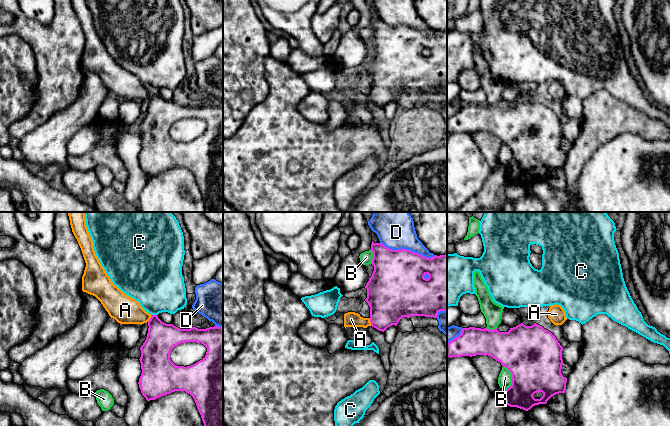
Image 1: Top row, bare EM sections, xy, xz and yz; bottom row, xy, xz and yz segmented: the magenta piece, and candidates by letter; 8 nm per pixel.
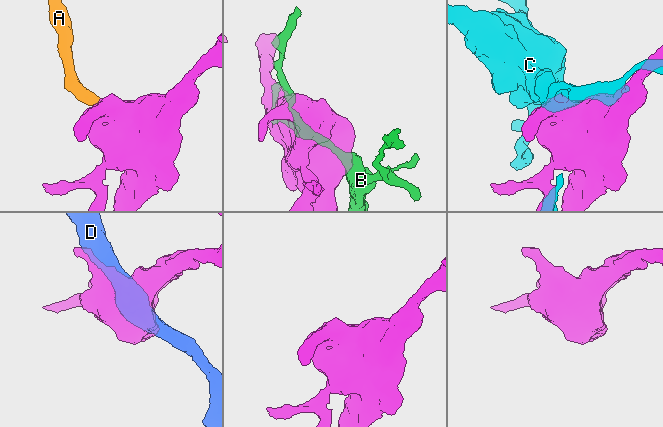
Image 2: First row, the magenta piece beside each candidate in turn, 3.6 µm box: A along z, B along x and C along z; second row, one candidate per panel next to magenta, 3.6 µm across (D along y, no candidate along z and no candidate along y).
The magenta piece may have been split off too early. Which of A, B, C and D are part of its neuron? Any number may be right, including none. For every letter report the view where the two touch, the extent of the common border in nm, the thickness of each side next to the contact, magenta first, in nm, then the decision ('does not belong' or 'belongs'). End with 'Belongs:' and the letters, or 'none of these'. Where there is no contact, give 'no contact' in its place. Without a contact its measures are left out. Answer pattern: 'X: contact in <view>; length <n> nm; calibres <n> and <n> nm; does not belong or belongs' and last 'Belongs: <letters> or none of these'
A: contact in xz; length 70 nm; calibres 380 and 130 nm; belongs
B: contact in yz; length 200 nm; calibres 460 and 110 nm; does not belong
C: contact in xy; length 50 nm; calibres 240 and 420 nm; does not belong
D: contact in xz; length 460 nm; calibres 420 and 320 nm; does not belong
Belongs: A

